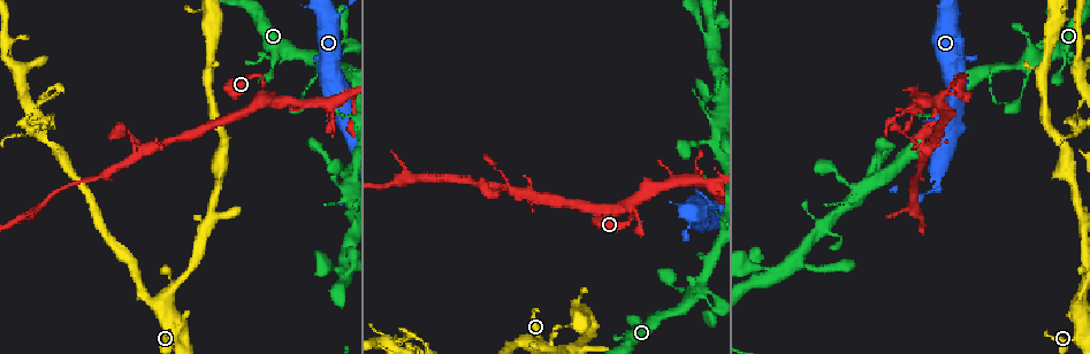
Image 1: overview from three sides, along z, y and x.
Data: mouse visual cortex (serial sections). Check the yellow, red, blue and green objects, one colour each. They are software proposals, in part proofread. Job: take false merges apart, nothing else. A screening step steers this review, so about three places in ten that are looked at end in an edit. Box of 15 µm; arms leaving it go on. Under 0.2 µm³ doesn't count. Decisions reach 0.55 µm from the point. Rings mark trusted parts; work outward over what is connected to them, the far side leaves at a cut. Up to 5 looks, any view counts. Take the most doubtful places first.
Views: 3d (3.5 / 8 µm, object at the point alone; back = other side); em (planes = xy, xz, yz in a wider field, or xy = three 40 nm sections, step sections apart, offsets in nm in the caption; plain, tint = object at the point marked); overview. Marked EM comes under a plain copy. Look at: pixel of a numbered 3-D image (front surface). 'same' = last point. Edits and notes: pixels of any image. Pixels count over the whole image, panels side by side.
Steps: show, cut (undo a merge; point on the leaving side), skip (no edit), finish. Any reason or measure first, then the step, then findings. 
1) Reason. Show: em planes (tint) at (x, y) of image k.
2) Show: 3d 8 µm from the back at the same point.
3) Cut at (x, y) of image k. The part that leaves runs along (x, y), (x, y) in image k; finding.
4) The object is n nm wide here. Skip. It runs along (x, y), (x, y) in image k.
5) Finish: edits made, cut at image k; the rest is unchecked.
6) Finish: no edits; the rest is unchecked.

Sudden change in width. Show: 3d 3.5 µm at (697, 289) of image 1.

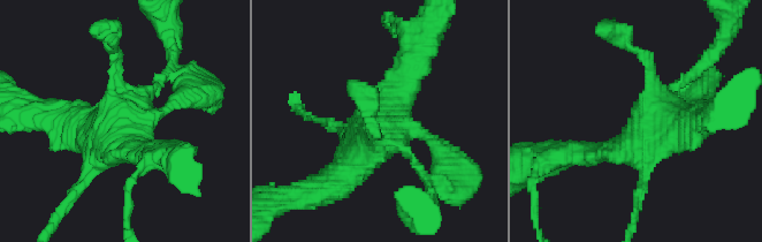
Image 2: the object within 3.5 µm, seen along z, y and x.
Show: em xy step 2 (tint) at (378, 121) of image 2.

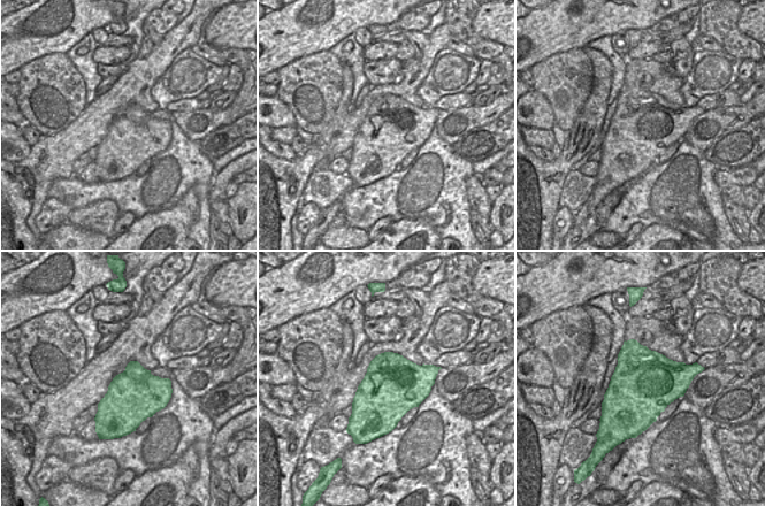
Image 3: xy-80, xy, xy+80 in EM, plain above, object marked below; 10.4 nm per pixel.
Skip. It runs along (319, 193), (362, 160), (403, 81) in image 2; continuous, no second cell.

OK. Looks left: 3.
Two arms in line, one across. Show: 3d 3.5 µm at (530, 340) of image 1.

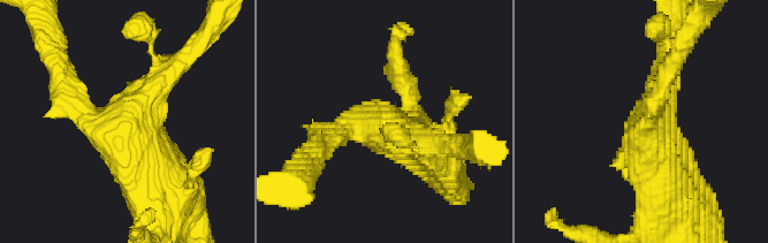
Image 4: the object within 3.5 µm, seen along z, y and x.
3 arms meet here; the arms are 250, 300, 350 nm wide. Show: em xy step 5 (tint) at (131, 116) of image 4.

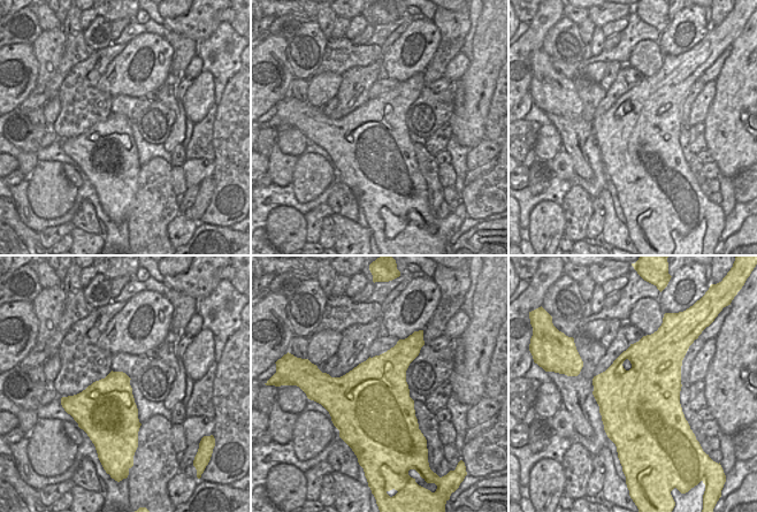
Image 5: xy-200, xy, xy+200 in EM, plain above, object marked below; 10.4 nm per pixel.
Show: em xy step 2 (tint) at the same point.

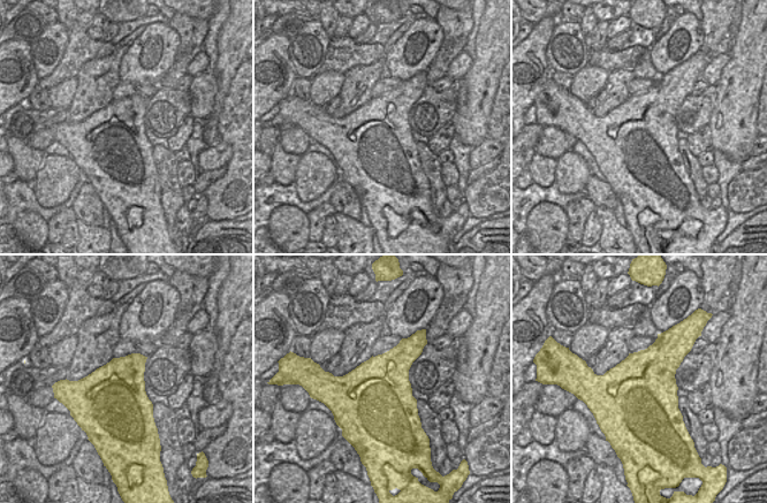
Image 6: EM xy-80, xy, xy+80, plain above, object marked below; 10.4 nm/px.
Skip. It runs along (138, 200), (118, 134), (167, 74) in image 4; continuous, no second cell.

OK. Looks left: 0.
Finish: no edits; the rest is unchecked.

